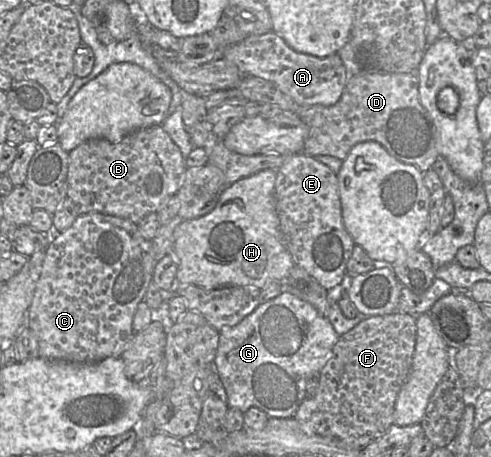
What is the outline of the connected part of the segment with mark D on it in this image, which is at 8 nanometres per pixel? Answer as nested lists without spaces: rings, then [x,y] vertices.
[[[360,72],[348,78],[337,103],[301,106],[296,113],[308,128],[301,153],[329,155],[344,160],[352,147],[376,141],[398,161],[416,166],[422,173],[440,157],[433,120],[419,101],[417,73]]]

